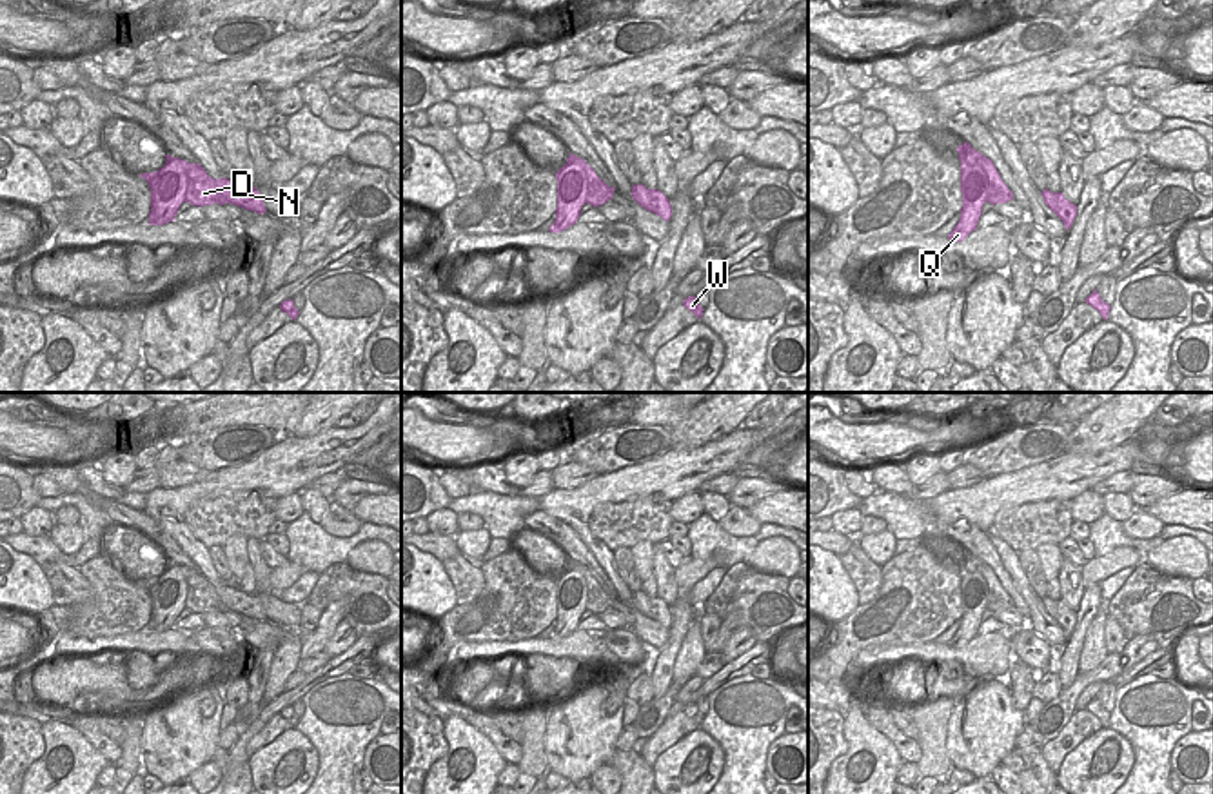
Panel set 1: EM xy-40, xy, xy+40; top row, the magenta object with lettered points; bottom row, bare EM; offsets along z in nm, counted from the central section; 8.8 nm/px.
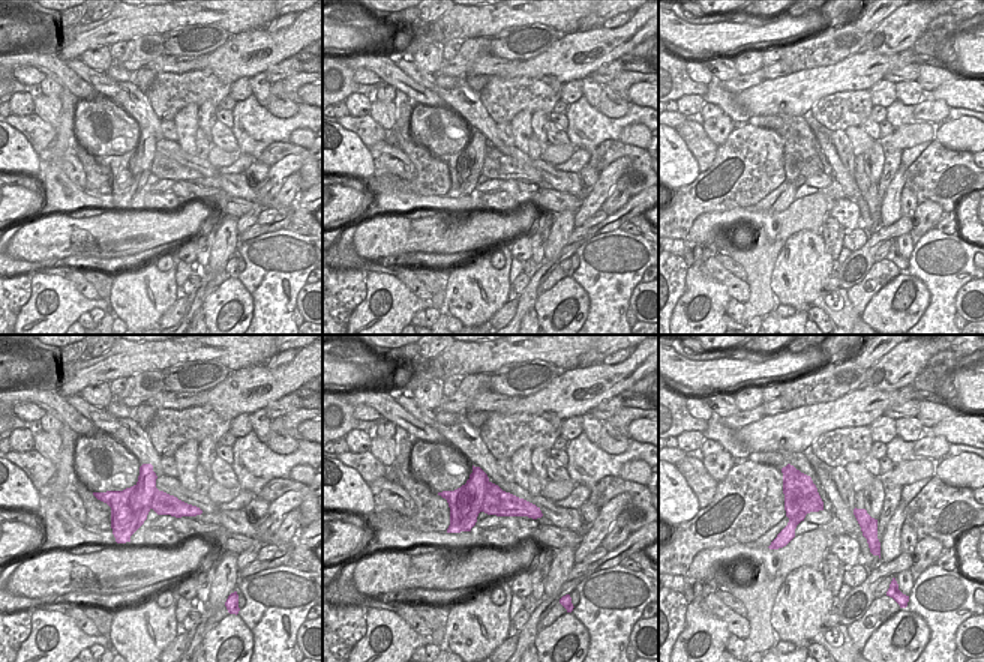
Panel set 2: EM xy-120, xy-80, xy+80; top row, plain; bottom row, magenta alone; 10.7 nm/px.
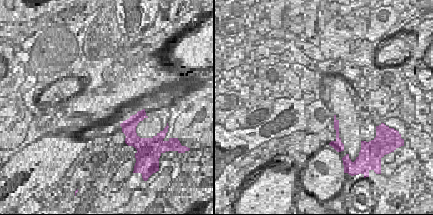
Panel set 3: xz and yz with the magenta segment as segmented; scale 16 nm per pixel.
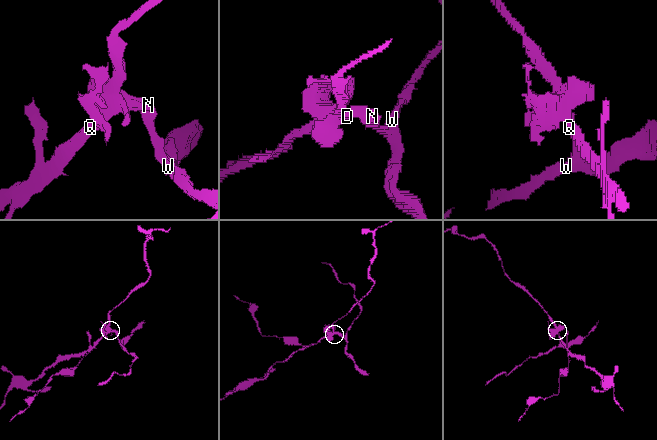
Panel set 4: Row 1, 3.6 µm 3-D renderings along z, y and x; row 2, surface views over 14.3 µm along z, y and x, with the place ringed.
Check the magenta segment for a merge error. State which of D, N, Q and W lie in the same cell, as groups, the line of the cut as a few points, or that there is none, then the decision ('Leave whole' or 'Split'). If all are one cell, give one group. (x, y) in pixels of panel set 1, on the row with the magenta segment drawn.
Groups: D N W / Q. Split along xy (581, 164), (567, 168), (565, 193), (558, 202). Split

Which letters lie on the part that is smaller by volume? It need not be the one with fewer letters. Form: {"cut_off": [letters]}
{"cut_off": ["D", "N", "W"]}

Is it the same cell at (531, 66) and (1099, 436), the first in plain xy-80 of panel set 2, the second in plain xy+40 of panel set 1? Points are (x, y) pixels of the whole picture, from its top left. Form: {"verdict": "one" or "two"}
{"verdict": "two"}

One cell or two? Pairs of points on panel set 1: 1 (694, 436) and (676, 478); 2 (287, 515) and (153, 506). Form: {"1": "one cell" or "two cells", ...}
{"1": "two cells", "2": "two cells"}

